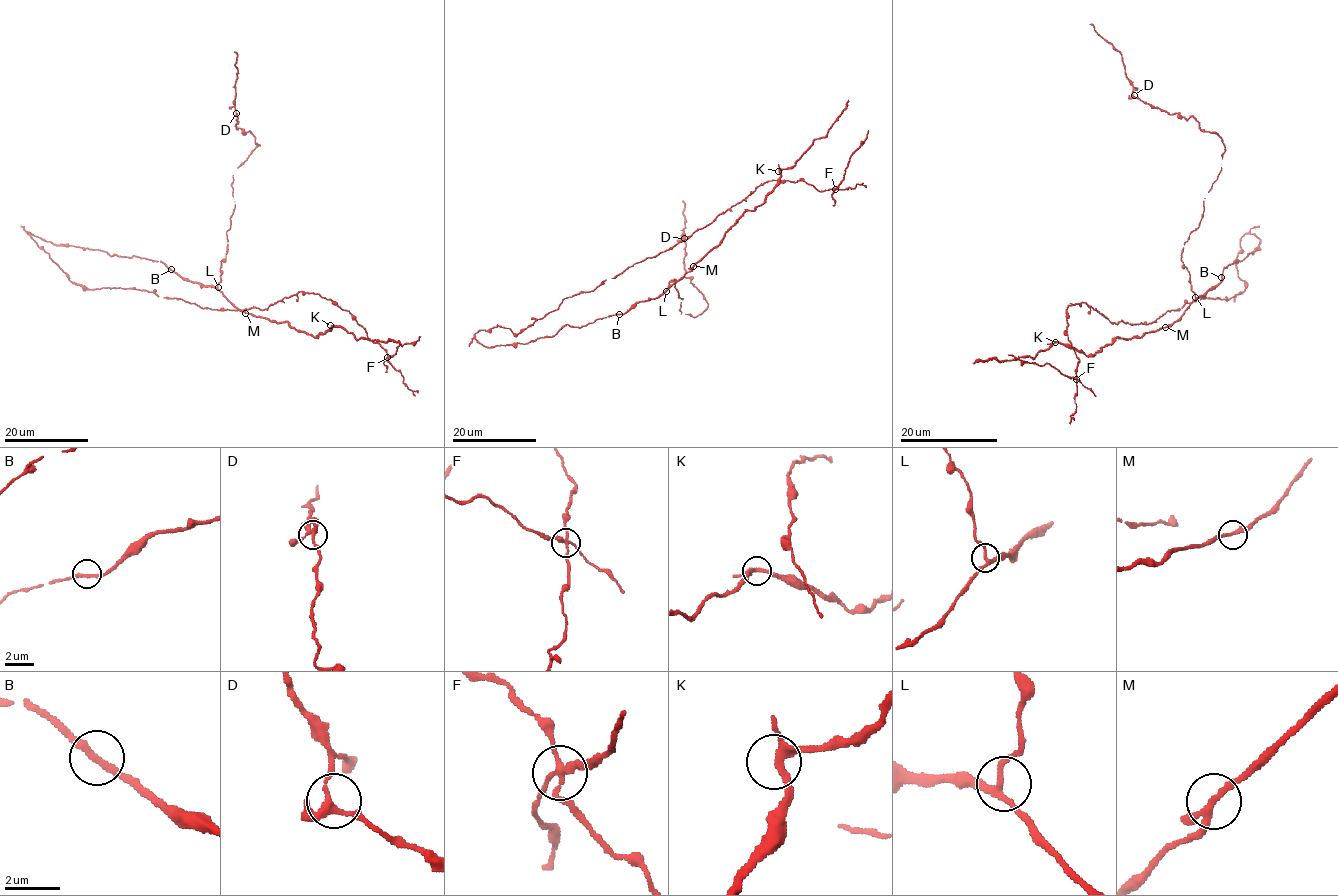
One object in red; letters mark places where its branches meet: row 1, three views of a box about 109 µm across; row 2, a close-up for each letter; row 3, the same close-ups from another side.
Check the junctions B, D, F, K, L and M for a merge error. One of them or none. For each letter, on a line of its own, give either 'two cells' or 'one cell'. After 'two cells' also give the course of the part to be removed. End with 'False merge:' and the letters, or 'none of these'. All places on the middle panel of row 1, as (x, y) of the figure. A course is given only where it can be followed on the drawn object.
B: one cell
D: one cell
F: two cells | (835, 189), (850, 156), (866, 138), (868, 130)
K: one cell
L: one cell
M: one cell
False merge: F

